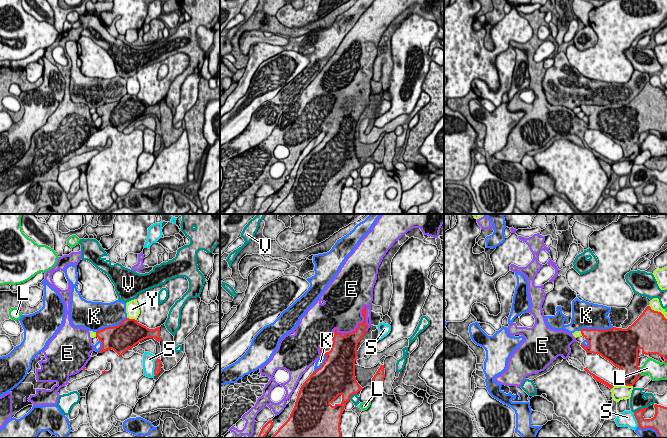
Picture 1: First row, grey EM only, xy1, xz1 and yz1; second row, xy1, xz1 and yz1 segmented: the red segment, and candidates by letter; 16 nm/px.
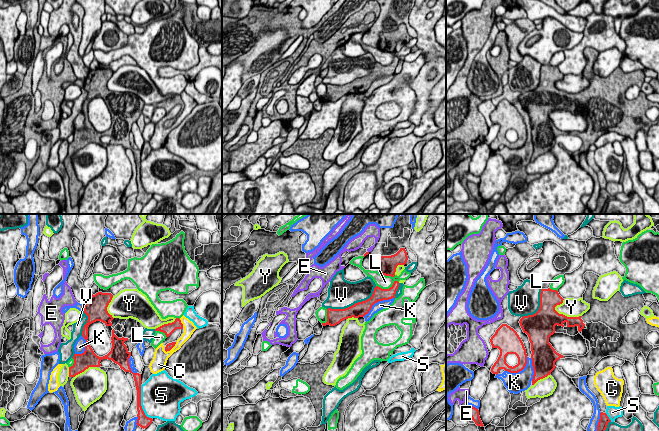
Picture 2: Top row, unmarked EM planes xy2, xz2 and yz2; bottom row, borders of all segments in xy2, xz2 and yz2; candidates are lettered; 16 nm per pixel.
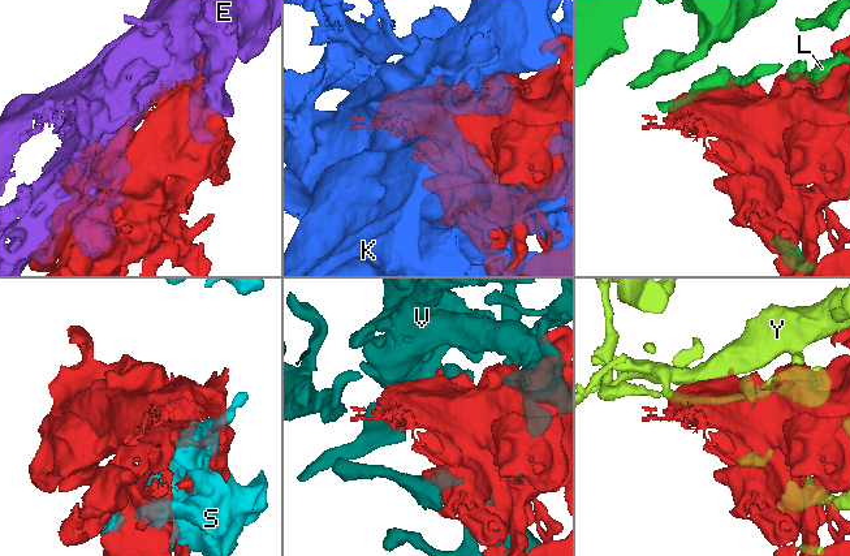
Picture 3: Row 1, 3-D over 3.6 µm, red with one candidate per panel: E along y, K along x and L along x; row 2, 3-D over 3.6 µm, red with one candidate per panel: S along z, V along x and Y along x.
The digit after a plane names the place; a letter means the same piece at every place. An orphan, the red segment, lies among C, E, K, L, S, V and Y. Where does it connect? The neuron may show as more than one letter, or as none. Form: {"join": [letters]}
{"join": ["E"]}

